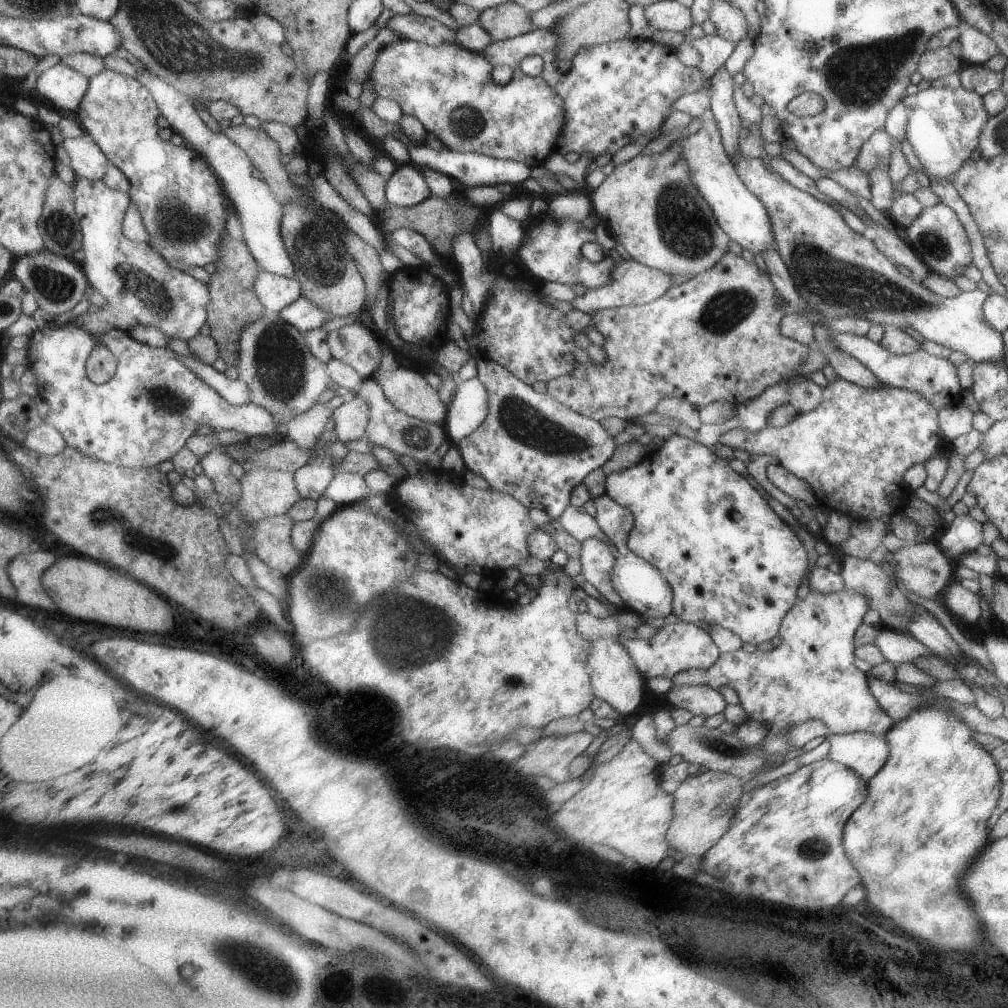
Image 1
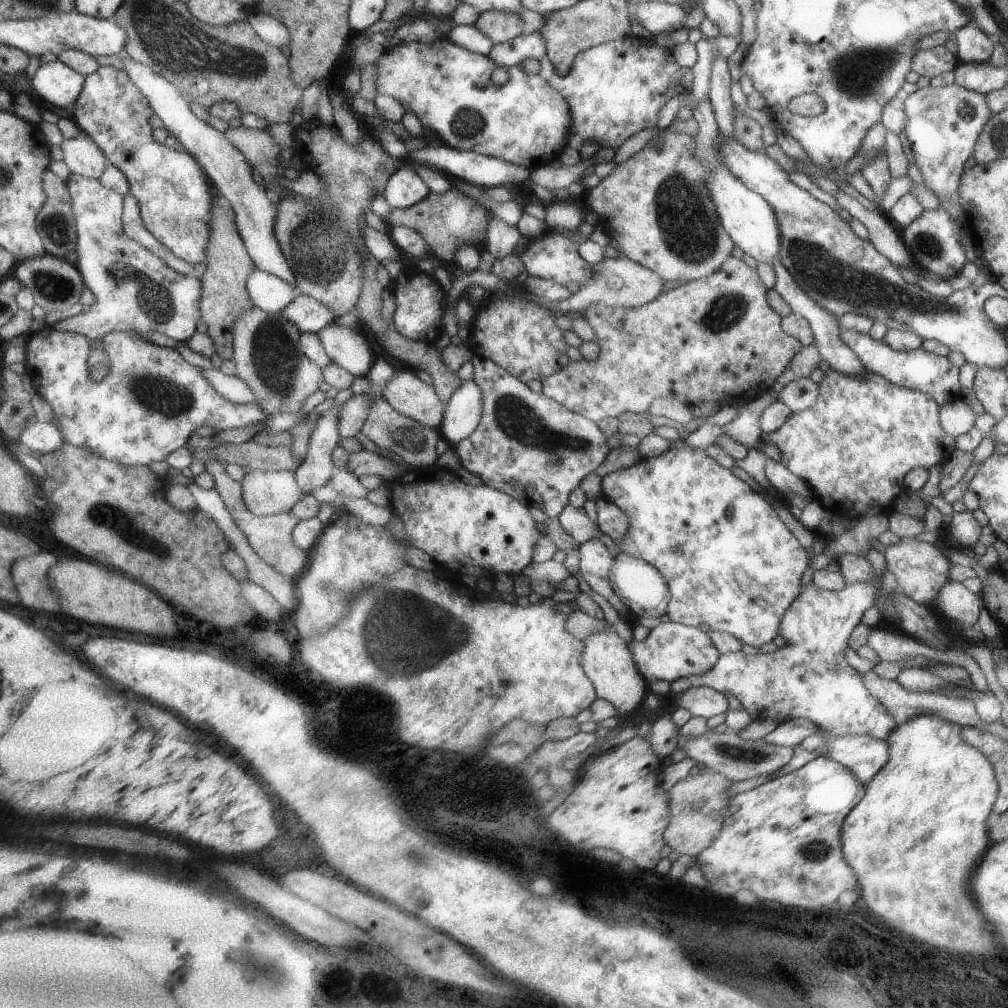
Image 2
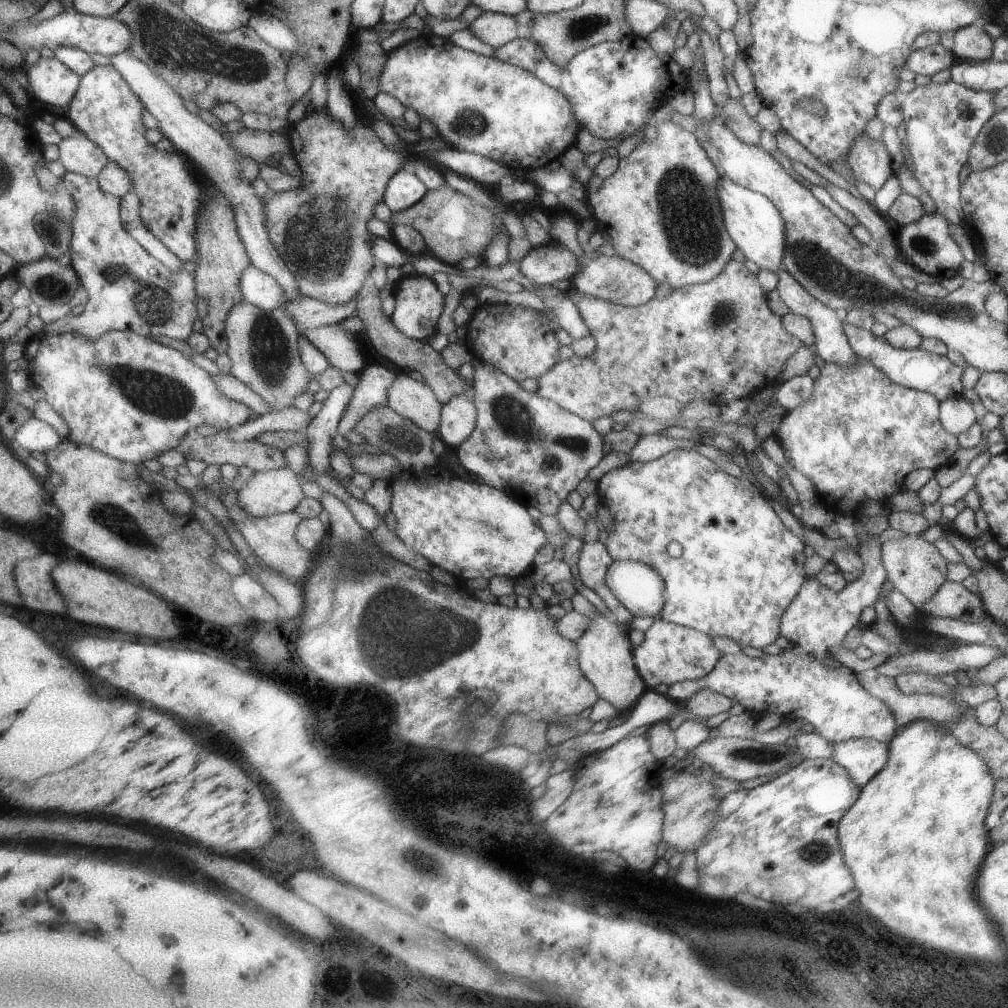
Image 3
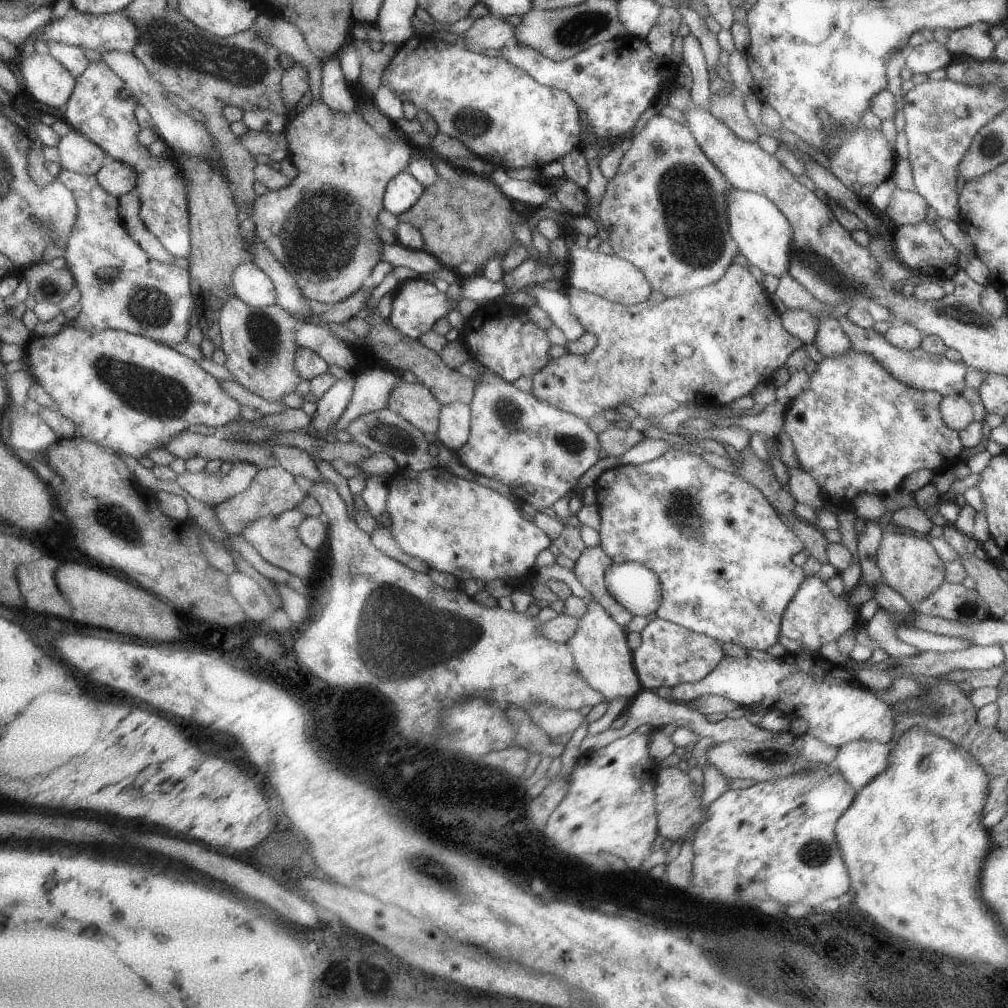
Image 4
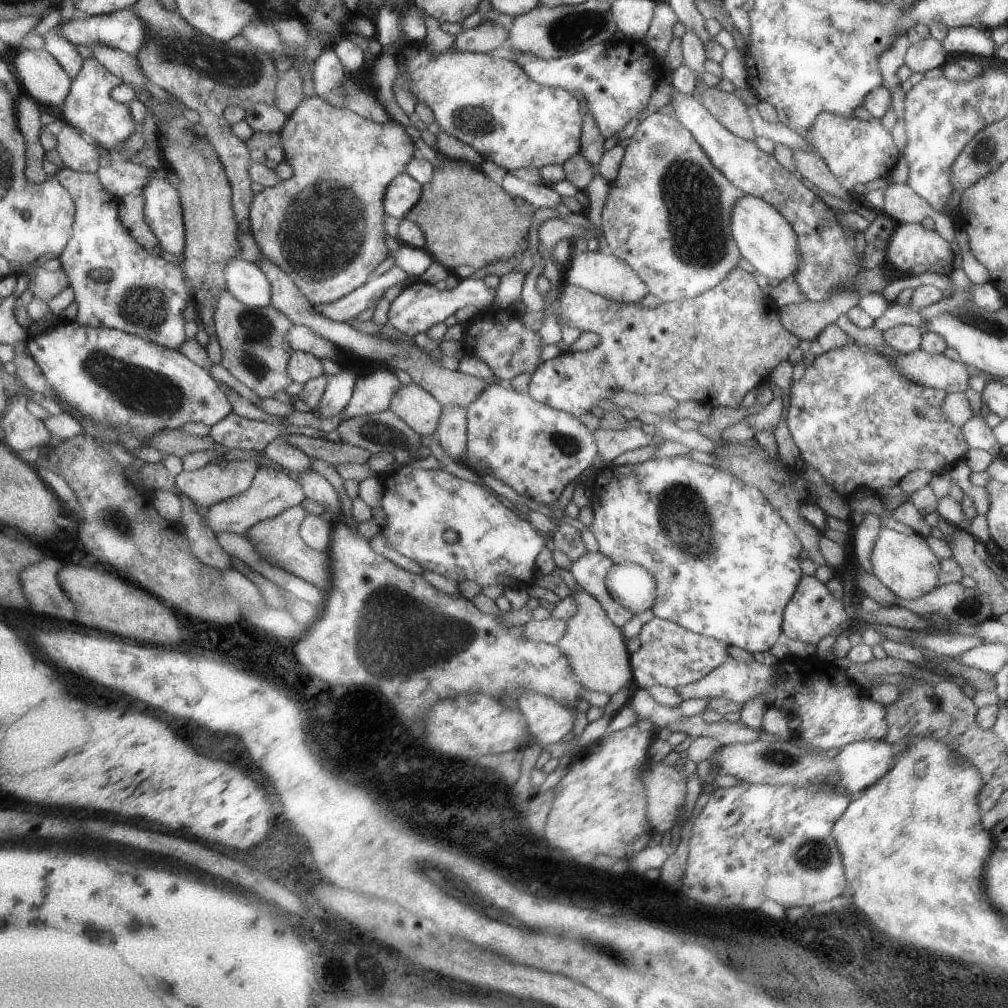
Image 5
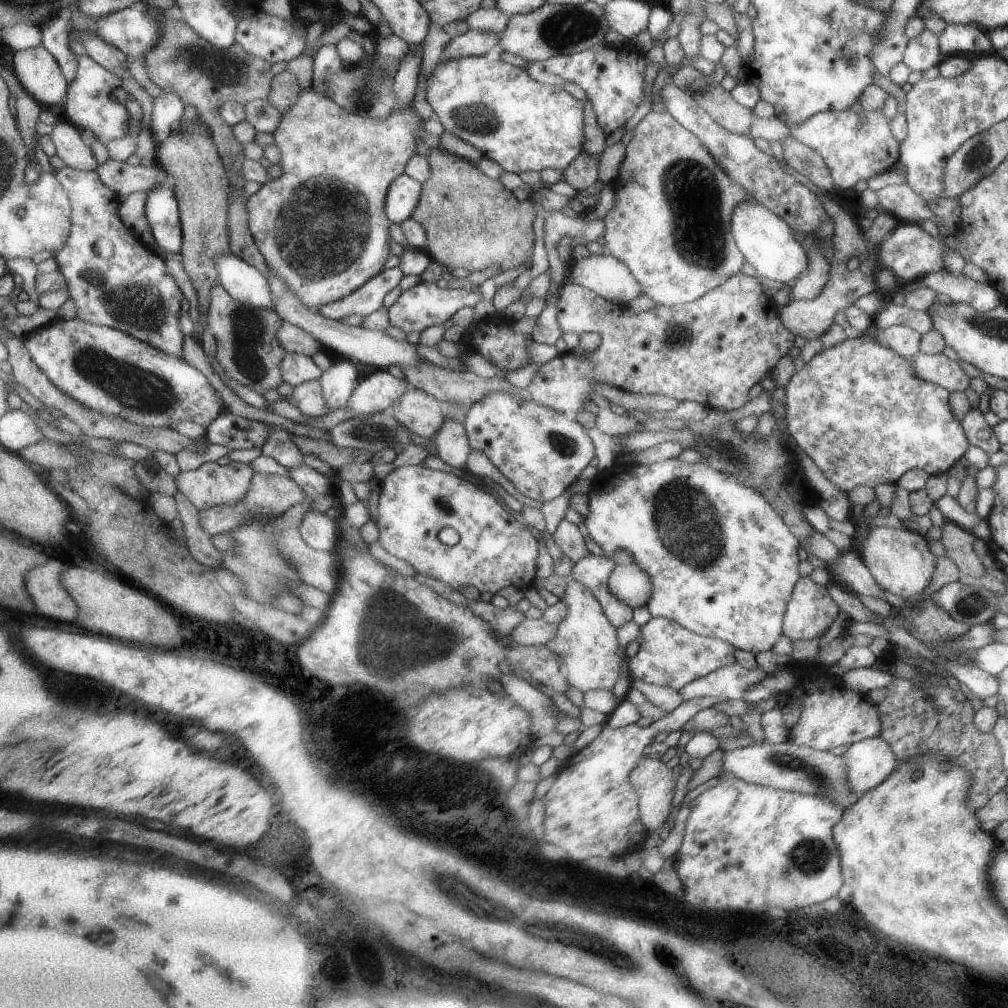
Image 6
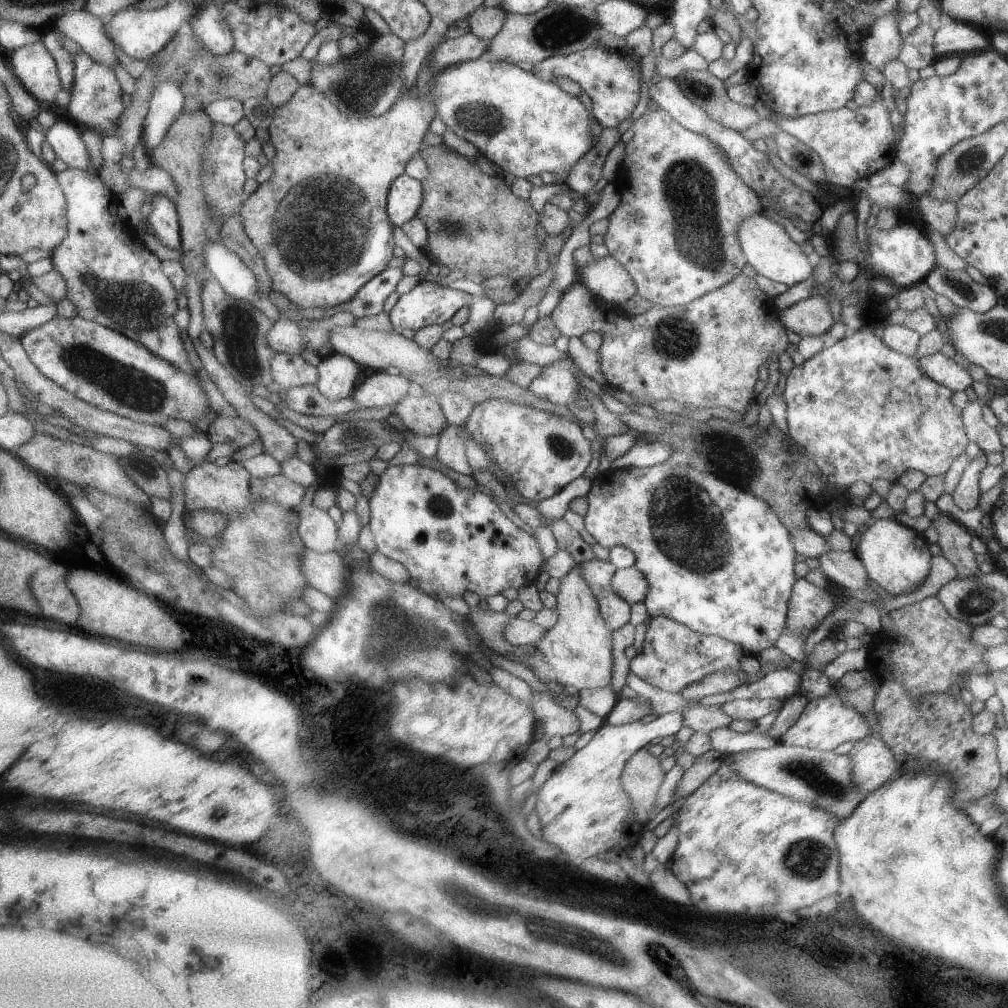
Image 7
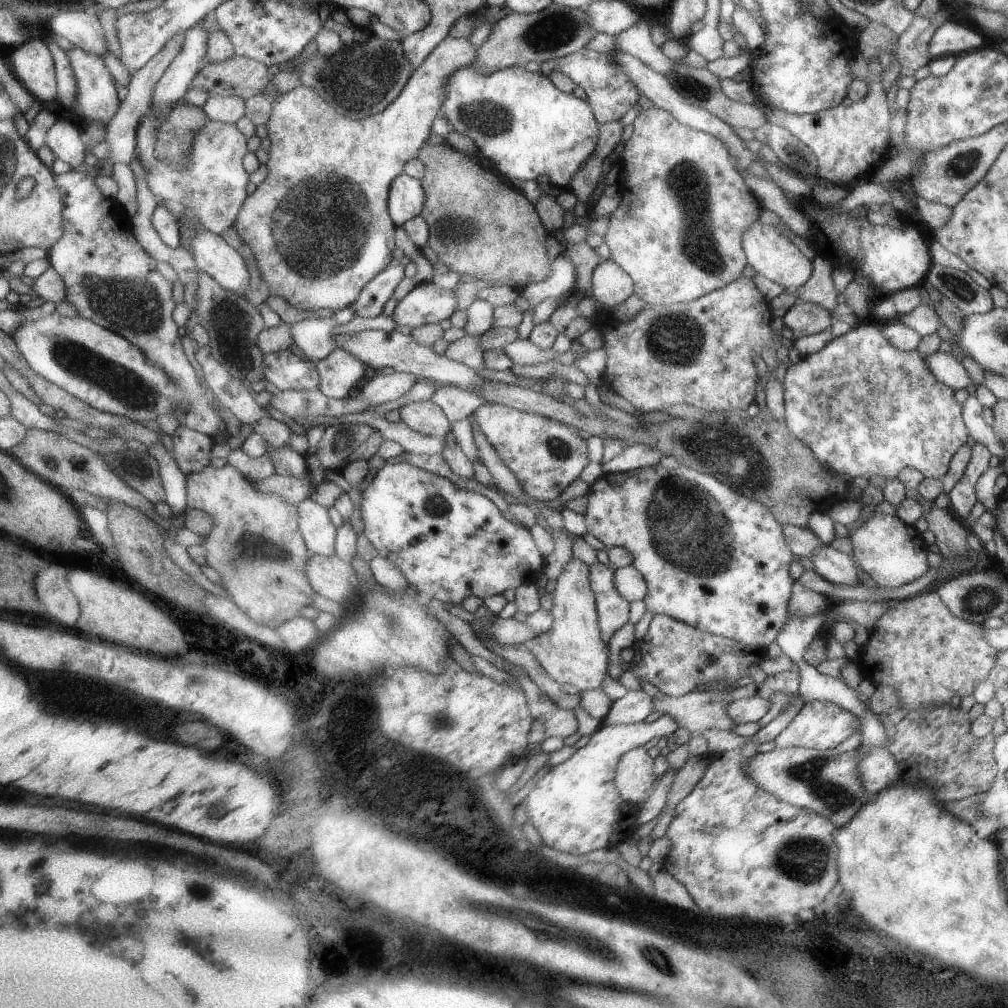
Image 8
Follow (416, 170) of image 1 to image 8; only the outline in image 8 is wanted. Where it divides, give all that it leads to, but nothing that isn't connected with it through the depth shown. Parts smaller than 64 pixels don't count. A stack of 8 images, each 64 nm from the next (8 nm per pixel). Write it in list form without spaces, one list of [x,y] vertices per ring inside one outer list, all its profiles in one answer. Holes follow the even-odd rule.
[[[407,172],[398,177],[391,190],[390,210],[399,227],[423,214],[429,196],[425,182]]]

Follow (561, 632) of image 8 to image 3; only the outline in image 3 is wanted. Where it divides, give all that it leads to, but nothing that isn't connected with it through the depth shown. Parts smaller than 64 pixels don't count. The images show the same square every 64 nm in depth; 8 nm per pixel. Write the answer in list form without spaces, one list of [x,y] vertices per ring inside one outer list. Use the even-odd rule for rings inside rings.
[[[601,612],[591,619],[590,626],[586,632],[578,638],[578,662],[582,674],[589,678],[589,681],[597,687],[600,699],[607,700],[617,710],[628,710],[633,708],[648,689],[641,673],[637,669],[636,660],[633,658],[633,646],[629,640],[628,629],[625,626],[612,622]]]

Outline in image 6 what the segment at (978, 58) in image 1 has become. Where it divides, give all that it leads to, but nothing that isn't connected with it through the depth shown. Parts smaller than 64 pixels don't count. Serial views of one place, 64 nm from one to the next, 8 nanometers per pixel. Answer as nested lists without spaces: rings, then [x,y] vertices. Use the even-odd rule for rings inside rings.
[[[947,23],[944,28],[944,33],[939,38],[940,51],[944,56],[958,55],[958,54],[982,54],[990,55],[996,53],[992,42],[985,29],[978,27],[977,25],[956,25]]]

